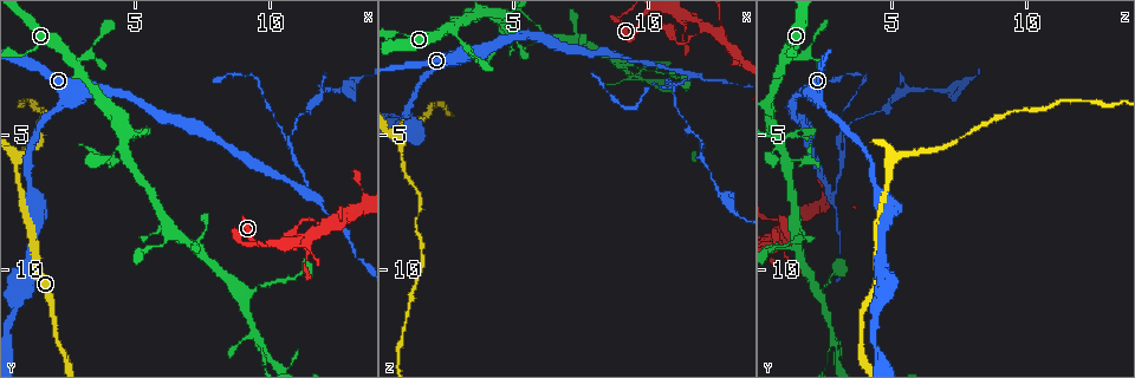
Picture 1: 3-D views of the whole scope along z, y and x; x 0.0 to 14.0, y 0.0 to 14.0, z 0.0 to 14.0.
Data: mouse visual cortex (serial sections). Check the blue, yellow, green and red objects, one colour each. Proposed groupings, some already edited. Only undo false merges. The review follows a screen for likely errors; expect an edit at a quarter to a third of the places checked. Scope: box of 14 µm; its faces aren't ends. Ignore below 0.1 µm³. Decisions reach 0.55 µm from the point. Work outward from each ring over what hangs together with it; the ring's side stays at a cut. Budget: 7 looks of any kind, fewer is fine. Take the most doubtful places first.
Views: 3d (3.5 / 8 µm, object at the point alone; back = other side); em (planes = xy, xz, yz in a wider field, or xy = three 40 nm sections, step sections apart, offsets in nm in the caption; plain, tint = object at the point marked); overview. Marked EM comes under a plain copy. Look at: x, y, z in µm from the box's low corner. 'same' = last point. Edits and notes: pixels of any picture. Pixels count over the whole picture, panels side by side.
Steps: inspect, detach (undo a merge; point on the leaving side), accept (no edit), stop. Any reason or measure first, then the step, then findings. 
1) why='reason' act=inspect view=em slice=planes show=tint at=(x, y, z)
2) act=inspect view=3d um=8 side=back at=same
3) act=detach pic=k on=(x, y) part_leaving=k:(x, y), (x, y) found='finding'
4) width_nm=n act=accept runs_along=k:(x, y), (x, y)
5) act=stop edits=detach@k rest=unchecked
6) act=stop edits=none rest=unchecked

why='abrupt turn' act=inspect view=em slice=xy step=2 show=tint at=(11.5, 7.0, 2.7)

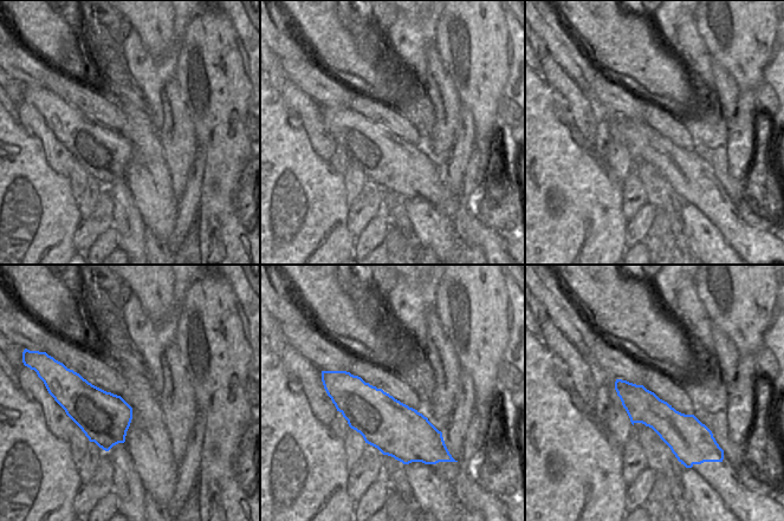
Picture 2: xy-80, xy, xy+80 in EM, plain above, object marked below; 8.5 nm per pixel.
why='wider look' act=inspect view=3d um=3.5 at=same

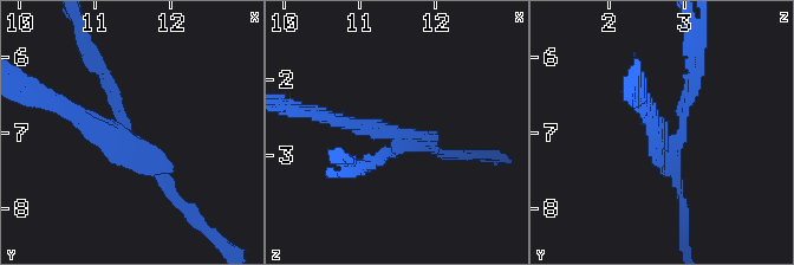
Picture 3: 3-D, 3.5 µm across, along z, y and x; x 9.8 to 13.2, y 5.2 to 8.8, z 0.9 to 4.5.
act=detach pic=3 on=(115, 92) found='two cells meet here'

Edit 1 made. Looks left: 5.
why='two arms at a narrow angle' act=inspect view=3d um=3.5 at=(9.7, 12.6, 2.9)

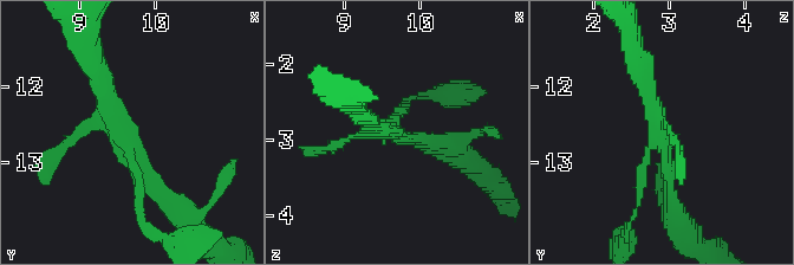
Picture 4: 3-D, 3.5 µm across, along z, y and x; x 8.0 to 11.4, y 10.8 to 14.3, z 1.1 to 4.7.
why='need the tissue' act=inspect view=em slice=planes show=tint at=(9.60, 12.70, 2.90)

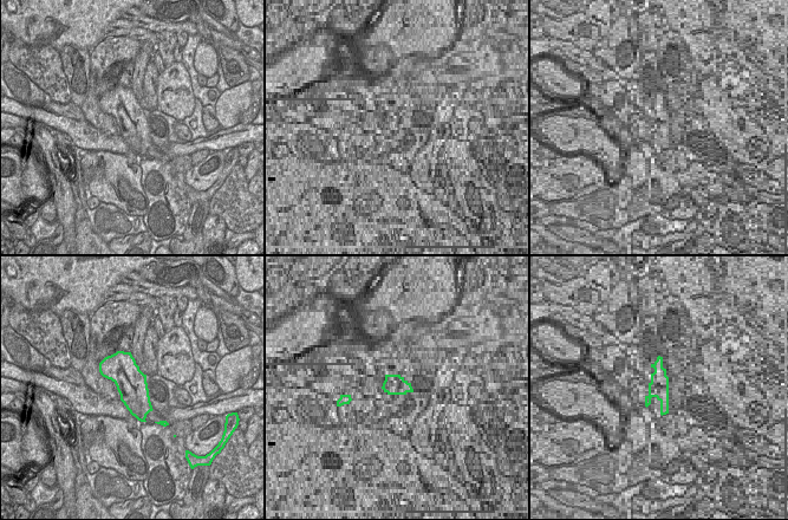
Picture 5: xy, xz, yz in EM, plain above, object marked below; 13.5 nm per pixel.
width_nm=420 act=accept runs_along=4:(97, 70), (115, 128), (170, 205) found='all the same cell'

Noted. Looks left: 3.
act=inspect view=3d um=8 at=(12.1, 8.4, 0.9)

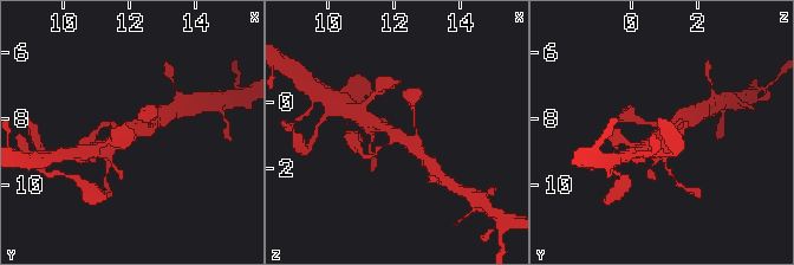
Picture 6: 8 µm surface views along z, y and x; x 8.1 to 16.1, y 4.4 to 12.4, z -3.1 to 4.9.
arms=3 arm_widths_nm=150,400,450 act=inspect view=em slice=xy step=1 show=tint at=same

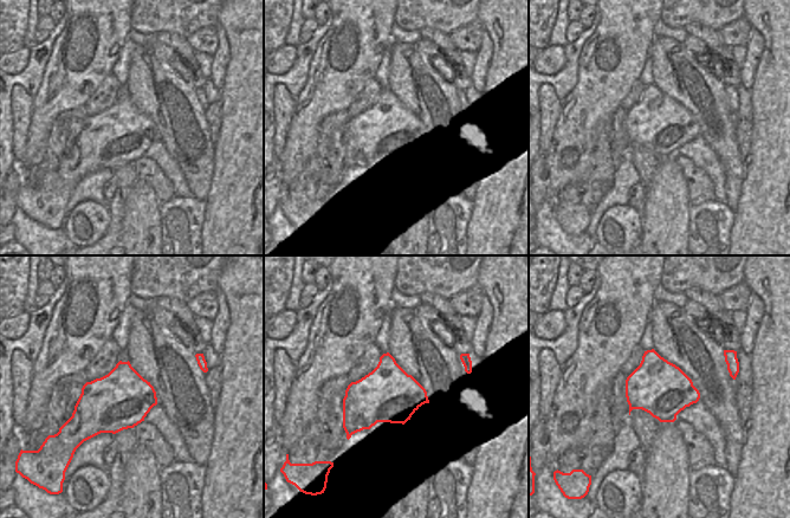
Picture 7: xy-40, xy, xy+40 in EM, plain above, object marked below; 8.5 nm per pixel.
act=accept runs_along=6:(369, 123), (405, 139), (421, 155) found='all the same cell'

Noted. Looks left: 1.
act=stop edits=detach@3 rest=unchecked

